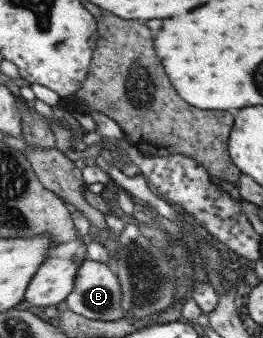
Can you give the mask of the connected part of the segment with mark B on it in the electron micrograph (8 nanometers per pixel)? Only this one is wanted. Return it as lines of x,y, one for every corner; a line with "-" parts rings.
86,259
78,266
72,292
65,300
66,306
68,306
68,310
76,314
81,314
84,318
89,318
90,320
103,320
108,322
124,319
121,292
120,281
118,281
113,266

